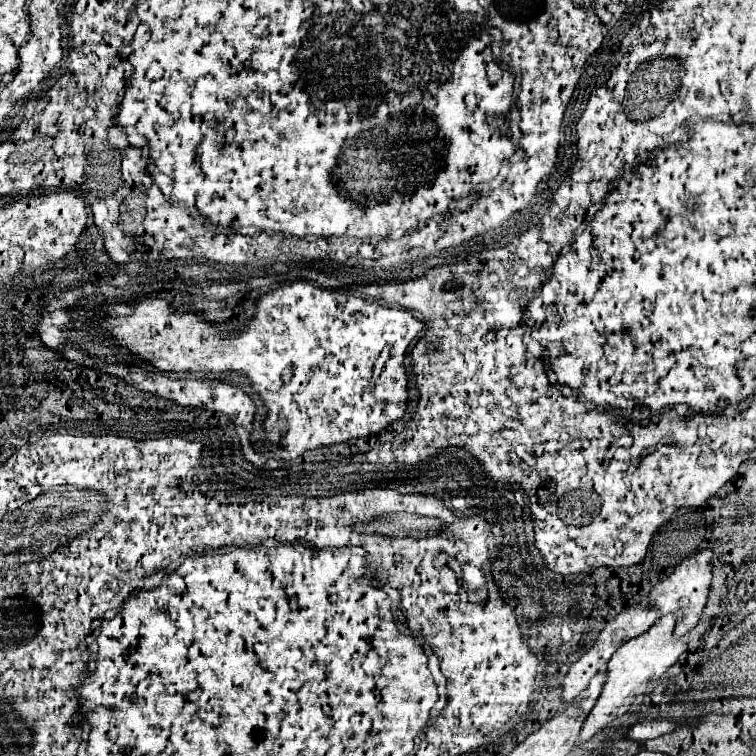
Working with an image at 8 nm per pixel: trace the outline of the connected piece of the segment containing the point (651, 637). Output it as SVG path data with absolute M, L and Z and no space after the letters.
M666 614L648 632L644 632L642 636L636 636L634 640L626 642L624 646L620 646L616 650L616 654L608 662L608 678L606 678L604 690L582 726L582 732L580 732L582 740L592 738L604 726L608 726L616 718L624 716L628 712L632 700L636 696L640 696L640 692L646 692L650 682L658 680L670 666L674 666L678 662L678 658L686 652L688 642L684 638L674 636L674 626L676 626L676 616Z

